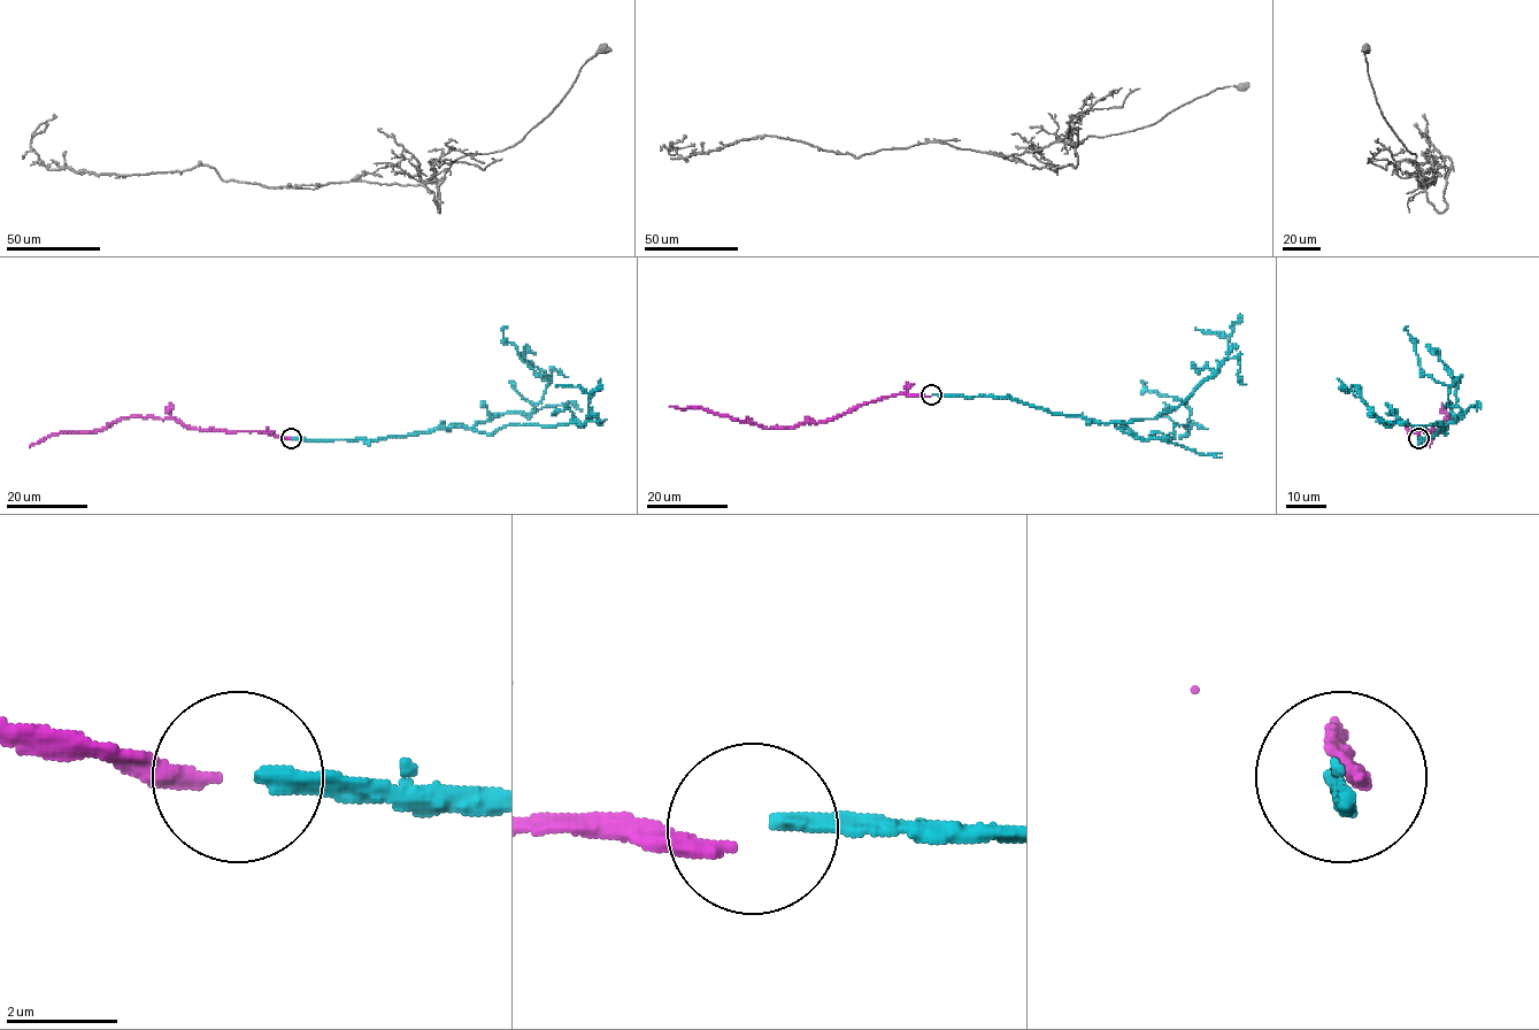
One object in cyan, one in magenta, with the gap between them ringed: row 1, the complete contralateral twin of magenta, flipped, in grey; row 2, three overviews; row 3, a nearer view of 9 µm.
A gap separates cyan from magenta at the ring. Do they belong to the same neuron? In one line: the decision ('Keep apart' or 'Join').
Keep apart

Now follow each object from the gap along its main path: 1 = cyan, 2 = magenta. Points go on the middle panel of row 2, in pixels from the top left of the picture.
1: (931, 394), (1008, 397), (1053, 413), (1098, 422), (1156, 417), (1176, 408), (1226, 358), (1228, 336), (1194, 327)
2: (930, 396), (887, 396), (818, 422), (800, 422), (793, 427), (762, 428), (703, 409), (669, 406)

